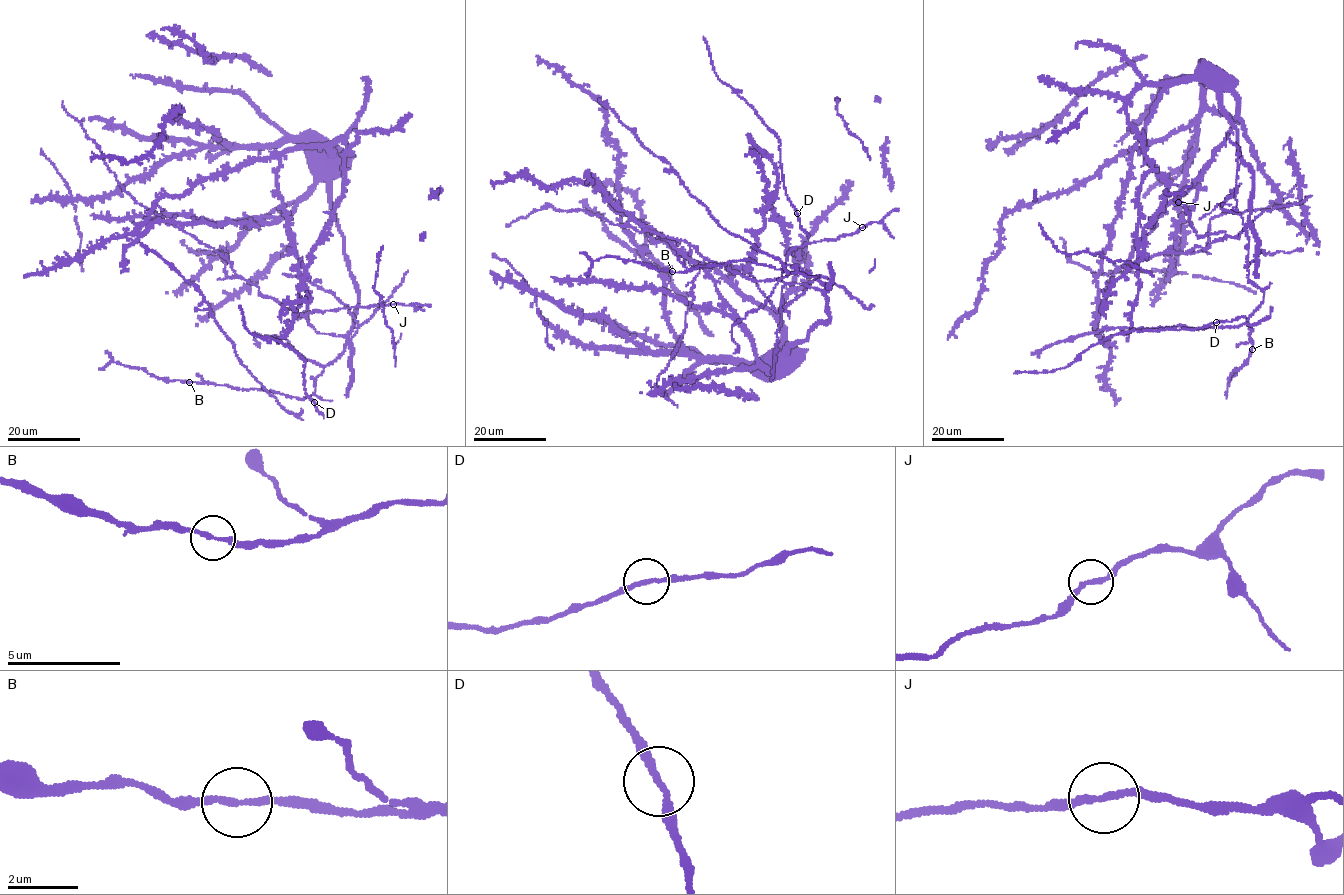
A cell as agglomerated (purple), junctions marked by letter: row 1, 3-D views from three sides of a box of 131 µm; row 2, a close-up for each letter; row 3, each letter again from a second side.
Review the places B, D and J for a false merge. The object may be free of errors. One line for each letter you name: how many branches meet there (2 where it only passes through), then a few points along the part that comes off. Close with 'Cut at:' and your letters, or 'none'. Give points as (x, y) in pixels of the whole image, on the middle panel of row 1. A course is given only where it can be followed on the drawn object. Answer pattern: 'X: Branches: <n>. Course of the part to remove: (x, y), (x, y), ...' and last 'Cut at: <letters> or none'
Cut at: none

